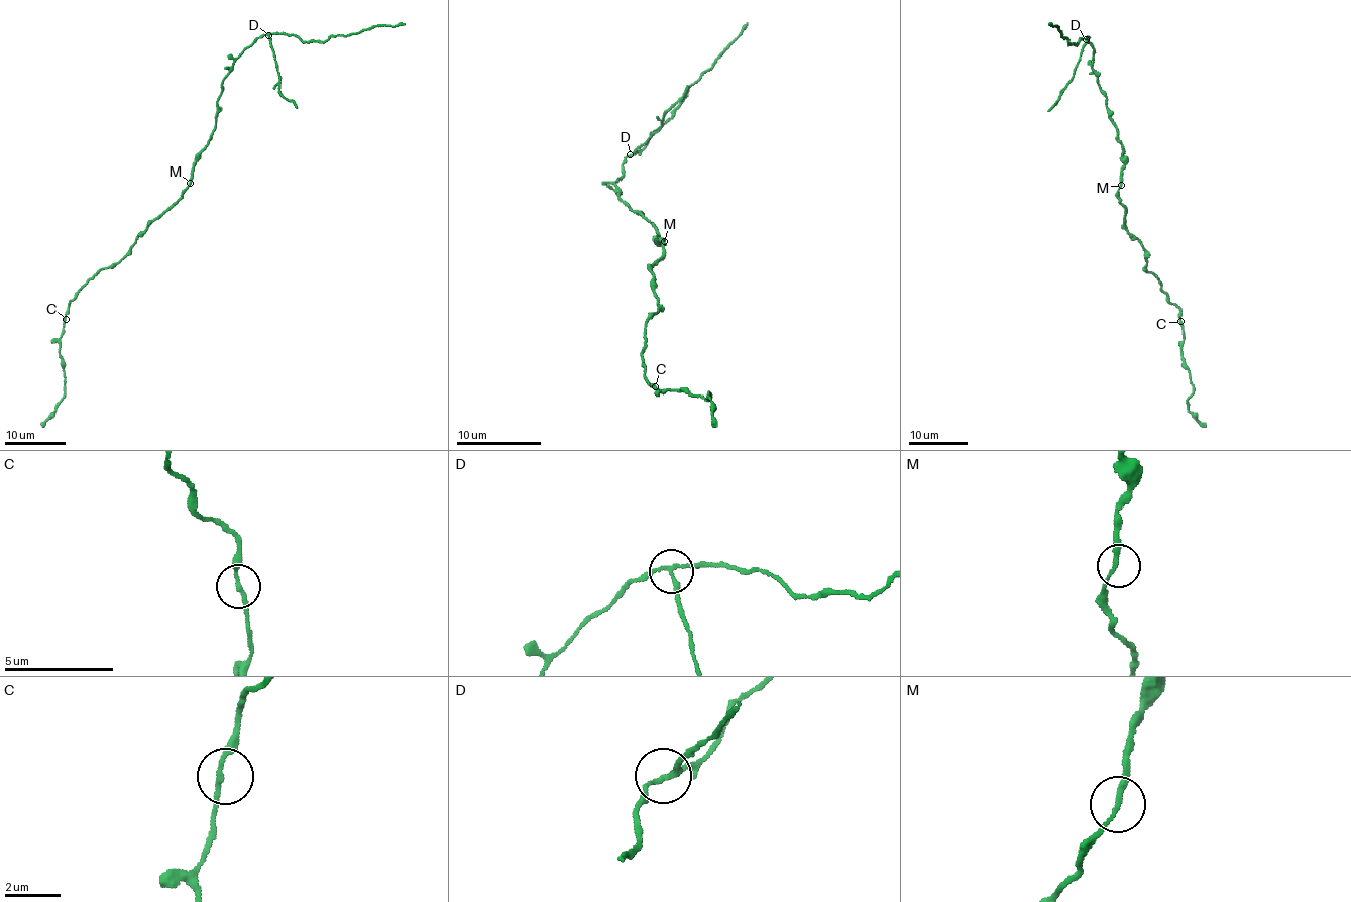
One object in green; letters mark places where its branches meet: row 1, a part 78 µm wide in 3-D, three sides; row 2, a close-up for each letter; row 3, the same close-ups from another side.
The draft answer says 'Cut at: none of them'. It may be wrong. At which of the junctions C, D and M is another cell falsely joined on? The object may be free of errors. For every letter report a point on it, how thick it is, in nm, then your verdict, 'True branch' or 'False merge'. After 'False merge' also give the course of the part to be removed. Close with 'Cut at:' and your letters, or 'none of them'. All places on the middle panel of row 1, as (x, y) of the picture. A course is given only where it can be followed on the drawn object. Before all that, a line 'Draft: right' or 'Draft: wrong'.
Draft: wrong
C: Place: (655, 386). Thickness 170 nm. True branch
D: Place: (630, 154). Thickness 150 nm. False merge. Course of the part to remove: (631, 155), (660, 129), (667, 109), (684, 94), (687, 86)
M: Place: (664, 241). Thickness 180 nm. True branch
Cut at: D

